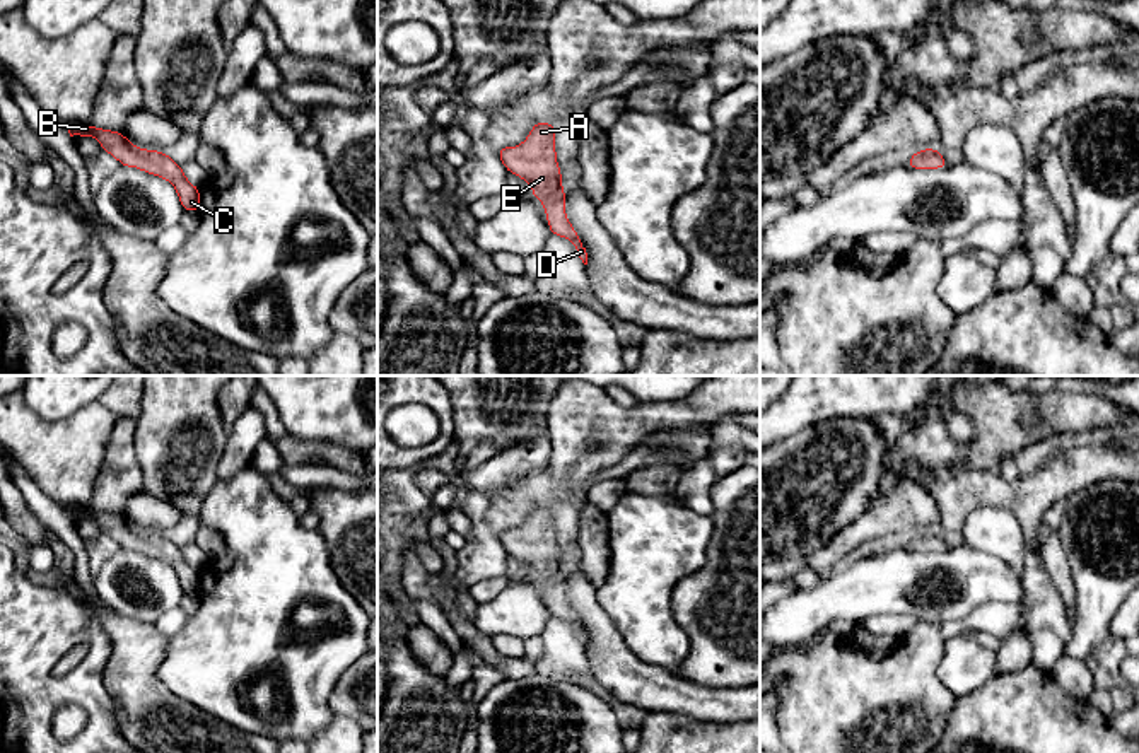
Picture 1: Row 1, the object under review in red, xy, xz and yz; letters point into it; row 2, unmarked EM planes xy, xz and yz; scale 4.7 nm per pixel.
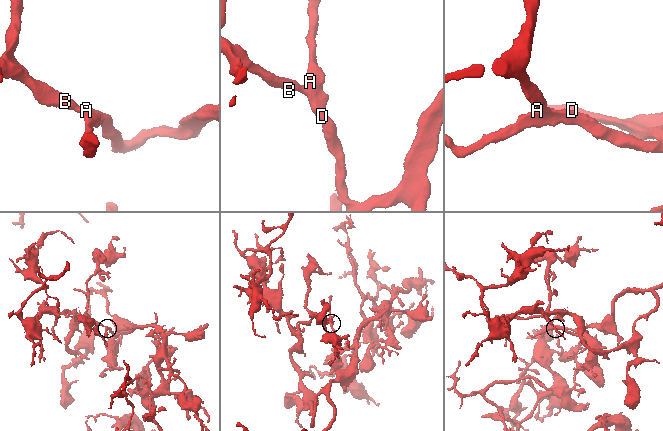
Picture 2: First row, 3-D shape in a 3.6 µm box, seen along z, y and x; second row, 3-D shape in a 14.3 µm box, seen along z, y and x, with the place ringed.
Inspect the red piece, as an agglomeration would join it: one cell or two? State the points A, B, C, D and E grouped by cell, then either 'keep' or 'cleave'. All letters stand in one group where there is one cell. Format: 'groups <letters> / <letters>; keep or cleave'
groups A B C D E; keep

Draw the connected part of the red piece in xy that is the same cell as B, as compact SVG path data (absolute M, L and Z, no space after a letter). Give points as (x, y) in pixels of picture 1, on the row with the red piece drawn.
M91 123L80 128L70 128L70 137L92 137L101 142L102 152L111 154L125 167L138 167L143 172L167 179L178 191L183 212L200 210L200 188L191 184L183 167L166 152L137 149L125 135L113 130L94 128Z

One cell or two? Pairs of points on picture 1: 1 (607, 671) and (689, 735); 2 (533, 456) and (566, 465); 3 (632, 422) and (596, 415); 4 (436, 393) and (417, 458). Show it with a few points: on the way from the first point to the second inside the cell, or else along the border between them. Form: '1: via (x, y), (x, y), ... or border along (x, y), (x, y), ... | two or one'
1: border along (644, 712), (675, 712), (699, 723) | two
2: border along (547, 429), (550, 441), (549, 463) | two
3: via (624, 422), (605, 422) | one
4: via (443, 410), (444, 436), (434, 446) | one

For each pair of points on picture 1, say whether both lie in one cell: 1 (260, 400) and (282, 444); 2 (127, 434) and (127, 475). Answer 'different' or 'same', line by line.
1: different
2: same

